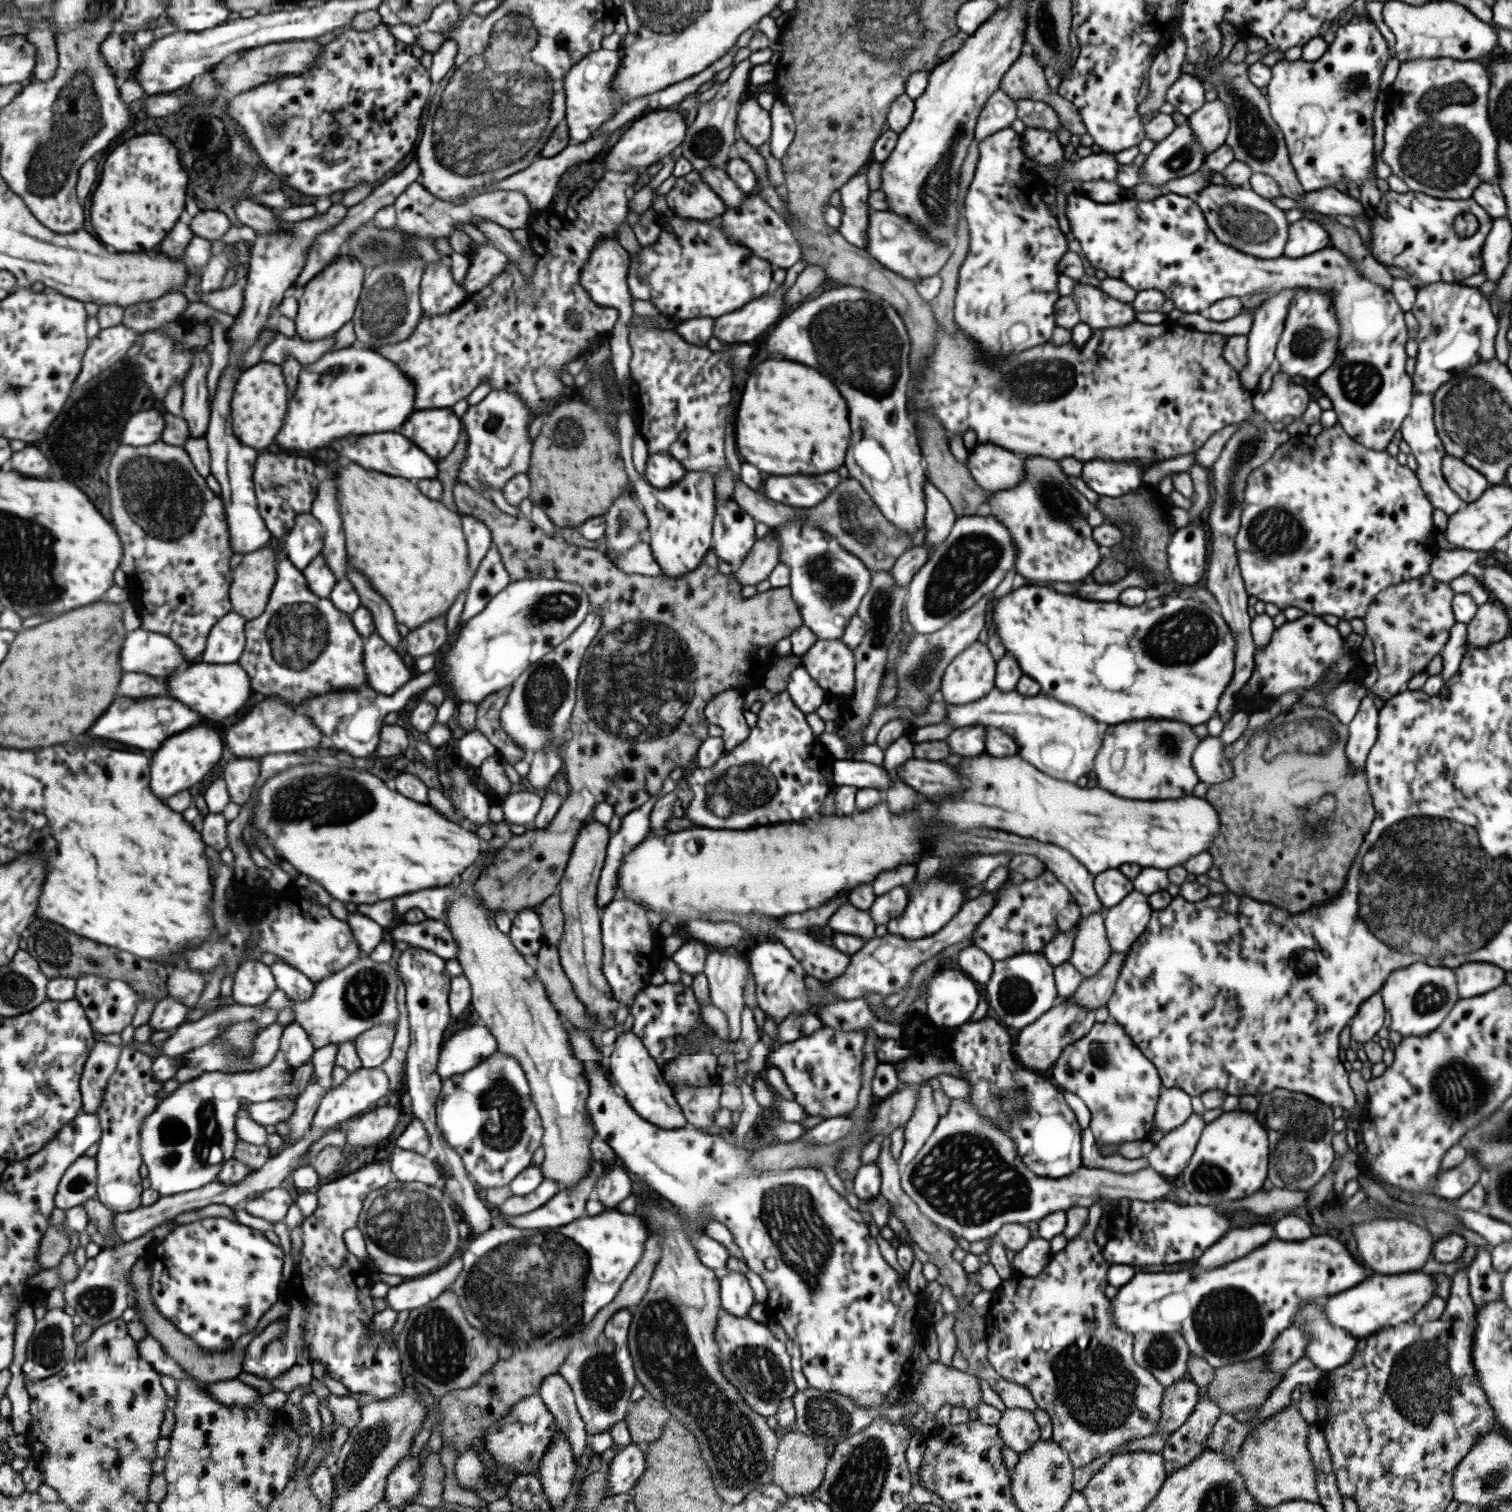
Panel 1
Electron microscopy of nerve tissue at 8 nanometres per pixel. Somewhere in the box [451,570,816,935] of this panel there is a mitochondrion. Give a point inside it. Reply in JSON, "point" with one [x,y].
{"point":[618,684]}

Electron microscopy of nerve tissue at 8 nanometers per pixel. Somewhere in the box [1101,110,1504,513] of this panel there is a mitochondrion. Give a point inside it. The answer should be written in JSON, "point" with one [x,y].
{"point":[1438,158]}

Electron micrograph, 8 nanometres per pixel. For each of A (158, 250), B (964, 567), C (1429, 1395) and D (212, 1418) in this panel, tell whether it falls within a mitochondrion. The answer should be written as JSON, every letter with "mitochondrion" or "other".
{"A":"other","B":"mitochondrion","C":"mitochondrion","D":"other"}

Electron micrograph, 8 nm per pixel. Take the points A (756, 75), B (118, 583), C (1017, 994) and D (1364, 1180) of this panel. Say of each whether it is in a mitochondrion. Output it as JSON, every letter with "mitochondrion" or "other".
{"A":"other","B":"other","C":"mitochondrion","D":"other"}

